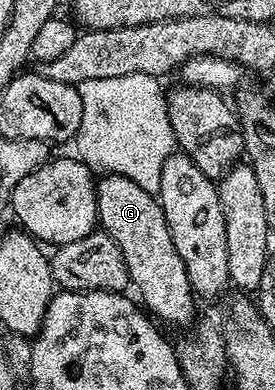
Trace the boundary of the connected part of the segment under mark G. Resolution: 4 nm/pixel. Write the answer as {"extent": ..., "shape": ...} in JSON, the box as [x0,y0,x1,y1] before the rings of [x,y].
{"extent":[95,174,197,327],"shape":[[[120,174],[102,175],[98,179],[95,196],[99,199],[98,225],[102,233],[117,240],[121,256],[125,256],[125,268],[131,277],[130,285],[133,290],[135,286],[139,293],[138,301],[160,323],[190,327],[196,321],[197,295],[191,288],[189,272],[185,272],[185,260],[181,260],[181,255],[173,245],[173,236],[169,232],[169,224],[158,197],[152,191],[141,188],[141,184],[133,184],[133,180]]]}

